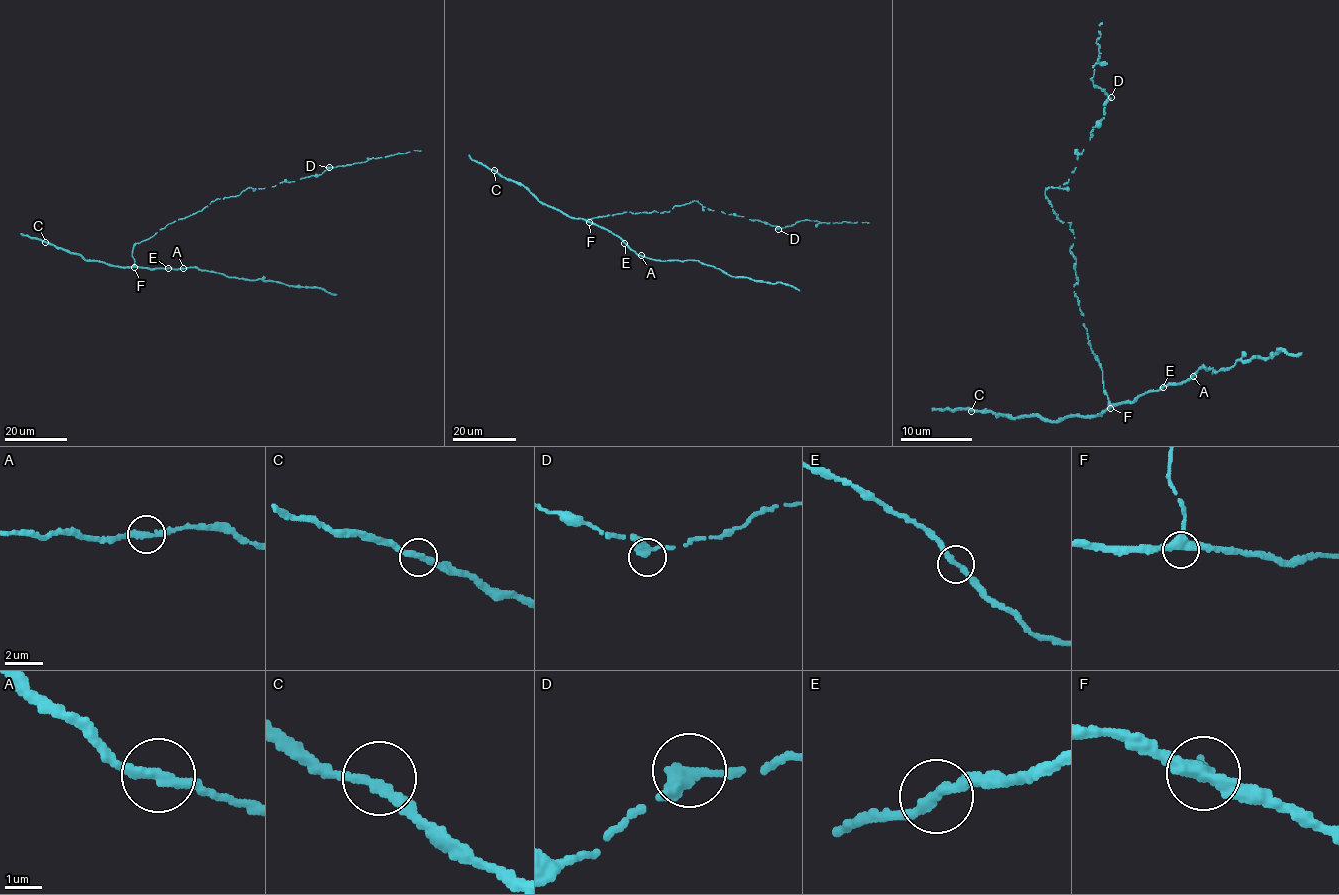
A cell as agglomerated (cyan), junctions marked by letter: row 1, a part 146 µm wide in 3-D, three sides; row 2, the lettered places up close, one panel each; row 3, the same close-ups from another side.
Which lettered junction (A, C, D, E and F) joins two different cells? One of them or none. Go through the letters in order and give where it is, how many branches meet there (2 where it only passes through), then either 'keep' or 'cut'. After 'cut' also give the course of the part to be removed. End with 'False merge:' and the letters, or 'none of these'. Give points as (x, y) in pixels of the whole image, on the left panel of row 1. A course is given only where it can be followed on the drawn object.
A: (183, 268) | 2 | keep
C: (45, 242) | 2 | keep
D: (329, 167) | 2 | keep
E: (168, 268) | 2 | keep
F: (134, 267) | 3 | keep
False merge: none of these

